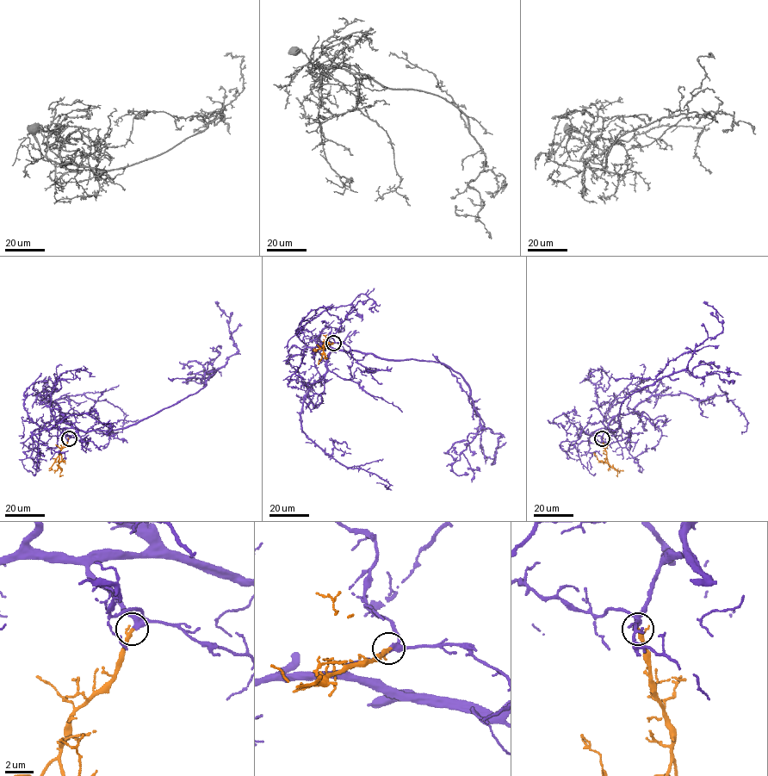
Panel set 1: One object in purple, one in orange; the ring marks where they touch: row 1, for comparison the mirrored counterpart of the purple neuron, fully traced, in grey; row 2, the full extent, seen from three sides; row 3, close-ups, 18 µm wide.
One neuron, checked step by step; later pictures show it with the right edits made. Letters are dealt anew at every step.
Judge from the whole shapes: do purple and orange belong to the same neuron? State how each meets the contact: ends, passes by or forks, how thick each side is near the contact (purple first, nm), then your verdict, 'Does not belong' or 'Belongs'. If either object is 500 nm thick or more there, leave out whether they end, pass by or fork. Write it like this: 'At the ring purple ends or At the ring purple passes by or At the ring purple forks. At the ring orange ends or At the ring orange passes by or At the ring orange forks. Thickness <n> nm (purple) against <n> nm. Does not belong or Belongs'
At the ring purple forks. At the ring orange ends. Thickness 320 nm (purple) against 280 nm. Belongs

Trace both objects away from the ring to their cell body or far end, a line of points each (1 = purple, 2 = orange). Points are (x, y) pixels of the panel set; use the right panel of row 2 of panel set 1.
1: (601, 437), (618, 428), (628, 395), (684, 370), (694, 348), (721, 332), (716, 310), (702, 303)
2: (602, 437), (606, 450), (605, 462), (617, 471), (617, 474)

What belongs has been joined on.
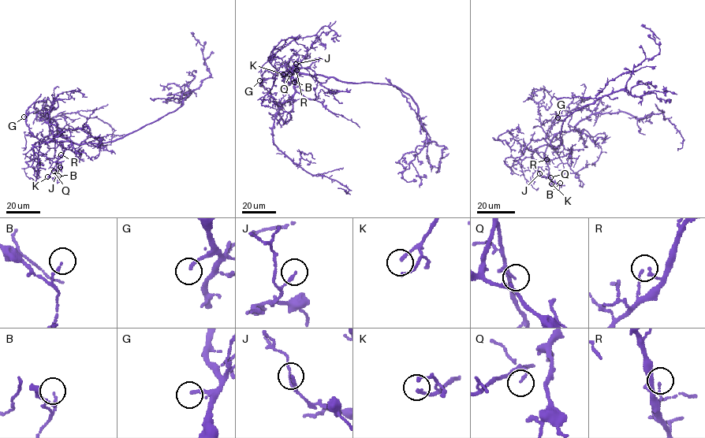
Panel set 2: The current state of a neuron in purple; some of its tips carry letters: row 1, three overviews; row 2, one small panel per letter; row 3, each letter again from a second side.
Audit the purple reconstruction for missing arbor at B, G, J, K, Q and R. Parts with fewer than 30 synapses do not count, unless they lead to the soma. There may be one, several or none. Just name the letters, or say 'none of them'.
G

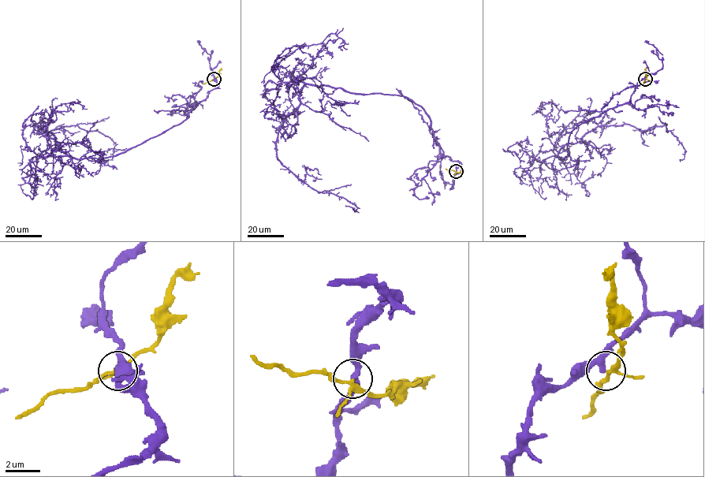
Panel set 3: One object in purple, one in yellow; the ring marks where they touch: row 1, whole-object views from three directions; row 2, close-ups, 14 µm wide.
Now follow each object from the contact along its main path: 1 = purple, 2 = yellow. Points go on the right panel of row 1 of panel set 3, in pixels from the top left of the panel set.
1: (645, 79), (628, 102), (572, 131), (559, 159), (586, 132), (624, 124), (665, 125), (684, 150), (680, 159)
2: (645, 79), (644, 69)

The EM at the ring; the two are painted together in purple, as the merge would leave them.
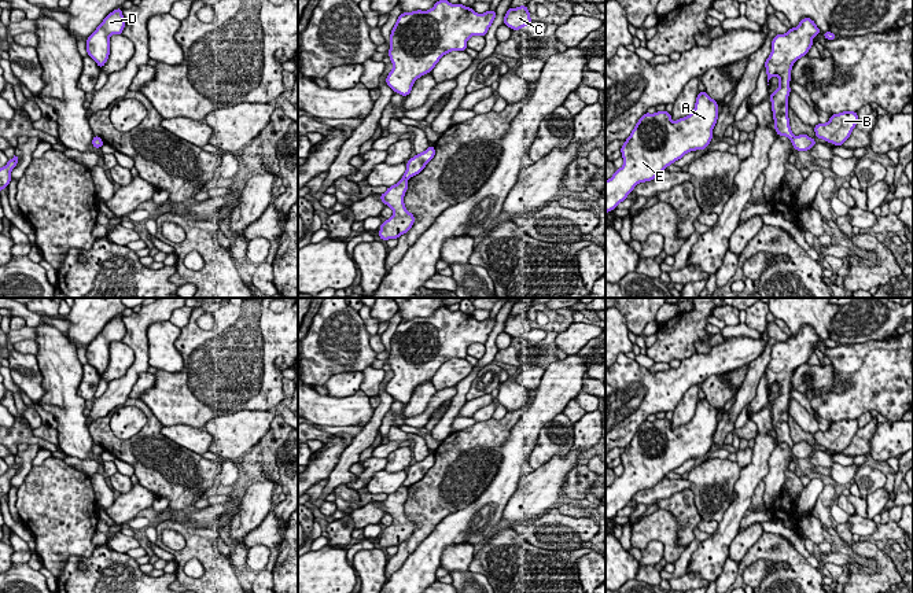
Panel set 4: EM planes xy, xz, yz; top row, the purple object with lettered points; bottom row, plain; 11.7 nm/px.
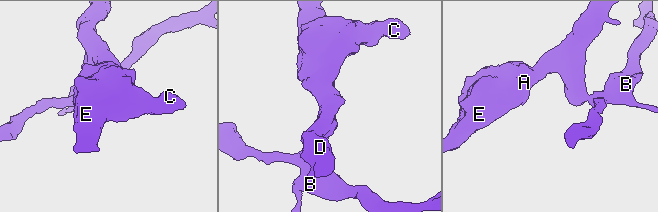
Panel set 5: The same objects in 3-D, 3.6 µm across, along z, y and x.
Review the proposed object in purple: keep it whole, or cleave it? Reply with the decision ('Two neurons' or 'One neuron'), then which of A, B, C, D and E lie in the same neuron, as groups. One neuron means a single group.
Two neurons. Groups: A C D E / B

